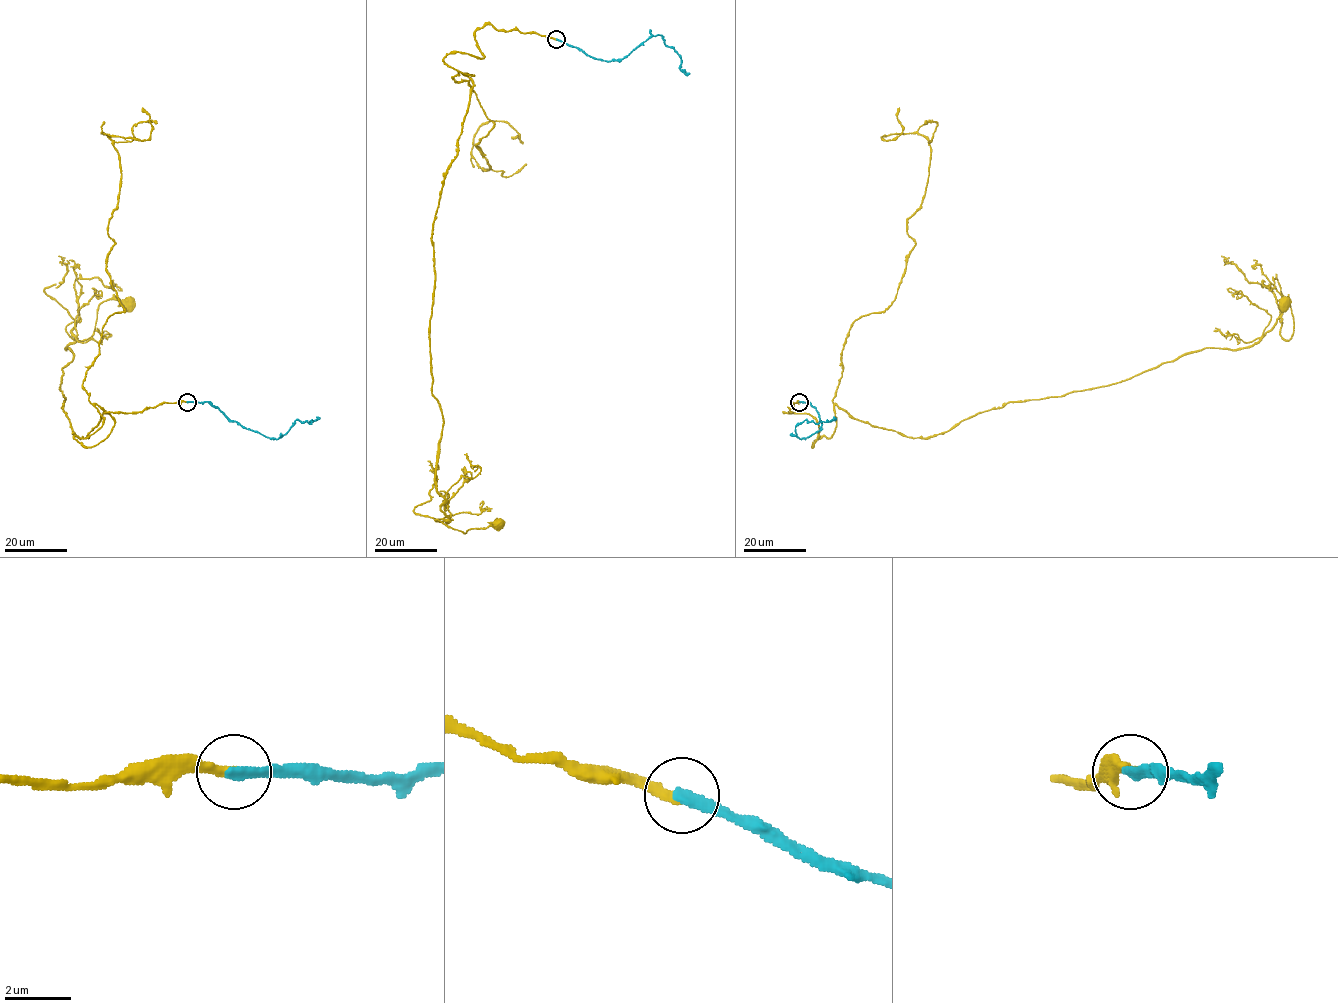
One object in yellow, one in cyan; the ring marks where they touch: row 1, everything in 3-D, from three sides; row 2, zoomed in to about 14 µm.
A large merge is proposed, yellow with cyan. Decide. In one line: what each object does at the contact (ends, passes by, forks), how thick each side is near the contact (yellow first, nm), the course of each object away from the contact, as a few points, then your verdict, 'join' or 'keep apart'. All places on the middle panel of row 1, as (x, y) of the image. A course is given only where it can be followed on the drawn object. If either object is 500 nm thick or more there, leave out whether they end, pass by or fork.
yellow ends | cyan ends | 280/320 nm | yellow via (556, 39), (484, 25), (482, 58), (444, 58), (472, 90), (431, 237), (449, 519), (435, 520), (498, 524) | cyan via (556, 39), (595, 58), (611, 61), (626, 57), (647, 40), (660, 35), (679, 55), (680, 69), (689, 73) | keep apart

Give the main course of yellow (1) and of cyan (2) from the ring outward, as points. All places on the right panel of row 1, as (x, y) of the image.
1: (799, 401), (812, 447), (836, 404), (929, 438), (1279, 318), (1286, 341), (1284, 305)
2: (799, 402), (808, 402), (822, 422), (821, 428), (800, 438), (795, 427), (805, 420), (816, 424), (833, 417)

